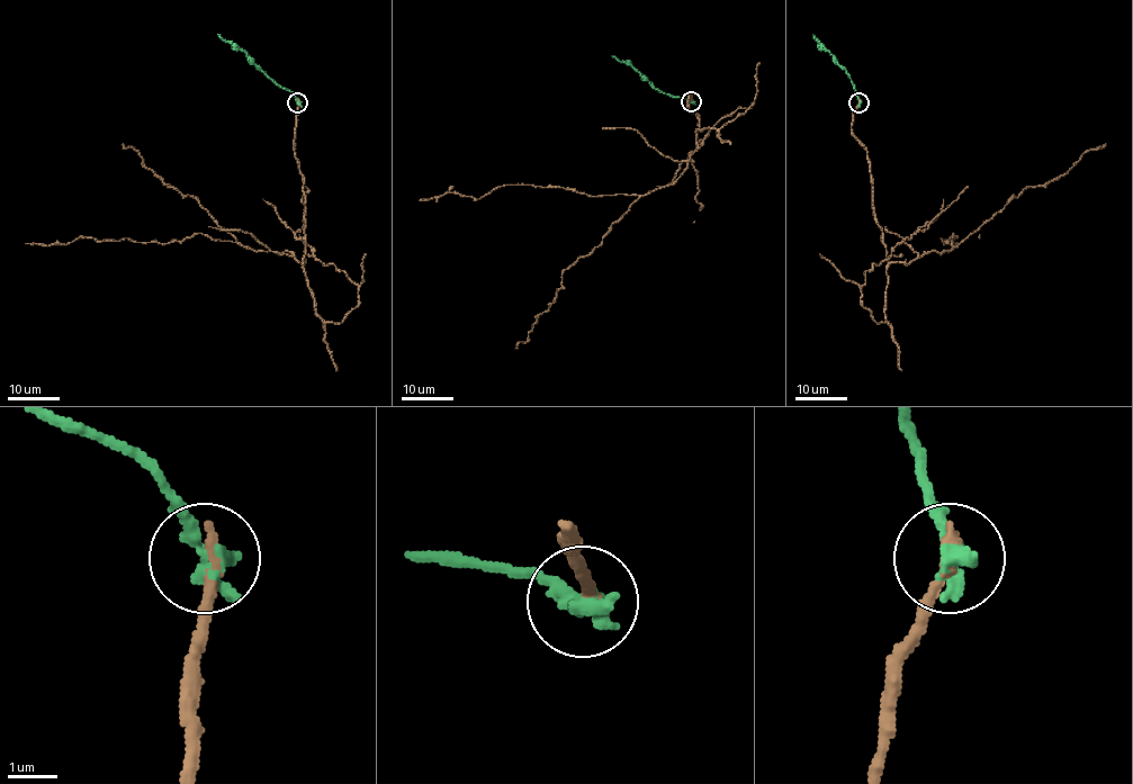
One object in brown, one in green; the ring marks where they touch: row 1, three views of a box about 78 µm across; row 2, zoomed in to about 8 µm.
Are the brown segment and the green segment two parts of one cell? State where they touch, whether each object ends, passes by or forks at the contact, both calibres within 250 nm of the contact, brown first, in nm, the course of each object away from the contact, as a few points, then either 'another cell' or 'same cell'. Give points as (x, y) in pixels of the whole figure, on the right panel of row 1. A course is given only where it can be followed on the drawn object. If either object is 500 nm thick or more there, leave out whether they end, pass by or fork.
(859, 102) | brown ends | green ends | 280/440 nm | brown via (859, 101), (851, 133), (866, 151), (886, 258), (907, 264), (949, 251), (953, 233), (942, 242), (958, 243) | green via (859, 101), (850, 74), (814, 34) | another cell

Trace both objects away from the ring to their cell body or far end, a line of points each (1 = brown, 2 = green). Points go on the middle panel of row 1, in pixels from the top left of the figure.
1: (692, 101), (689, 93), (697, 150), (670, 185), (644, 195), (512, 185), (478, 199), (452, 192), (419, 200)
2: (692, 101), (659, 92), (637, 70), (611, 56)

